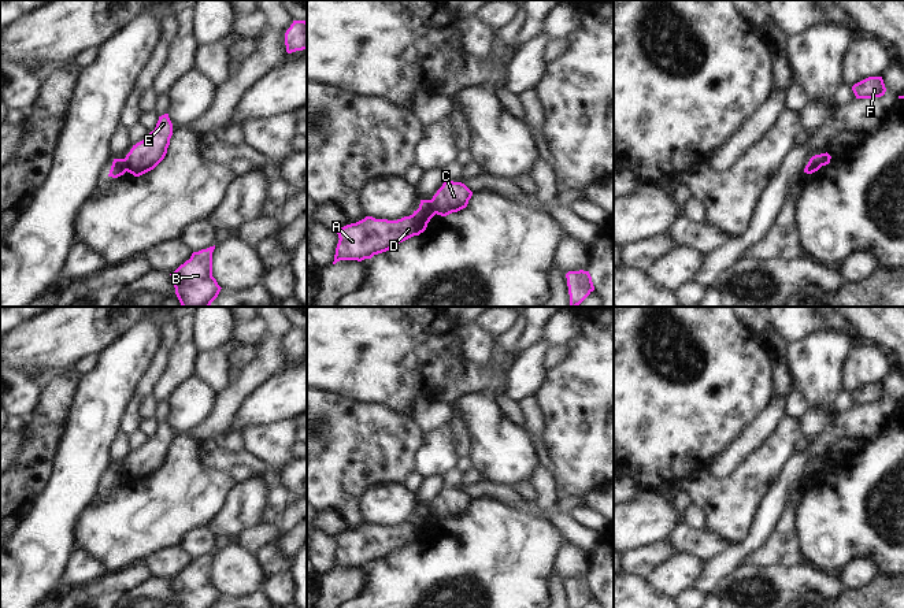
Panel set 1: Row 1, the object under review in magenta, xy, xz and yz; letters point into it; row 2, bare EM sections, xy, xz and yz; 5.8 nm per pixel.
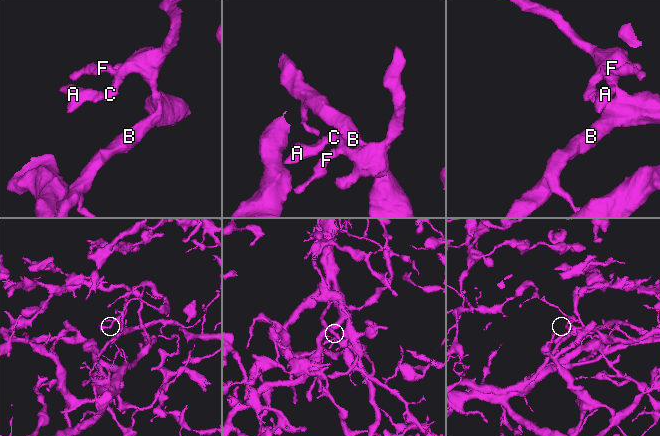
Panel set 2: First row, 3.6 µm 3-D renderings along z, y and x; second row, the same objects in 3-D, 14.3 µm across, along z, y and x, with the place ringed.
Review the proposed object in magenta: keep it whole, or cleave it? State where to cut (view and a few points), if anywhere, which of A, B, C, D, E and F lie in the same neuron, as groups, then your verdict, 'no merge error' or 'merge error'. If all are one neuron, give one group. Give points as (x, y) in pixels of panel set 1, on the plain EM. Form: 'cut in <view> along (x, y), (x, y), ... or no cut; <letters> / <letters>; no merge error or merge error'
cut in xz along (430, 507), (436, 519); A D / B C E F; merge error

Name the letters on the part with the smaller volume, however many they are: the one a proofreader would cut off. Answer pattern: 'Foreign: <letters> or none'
Foreign: A, D

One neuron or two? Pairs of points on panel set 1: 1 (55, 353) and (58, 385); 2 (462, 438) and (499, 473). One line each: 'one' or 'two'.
1: two
2: two

